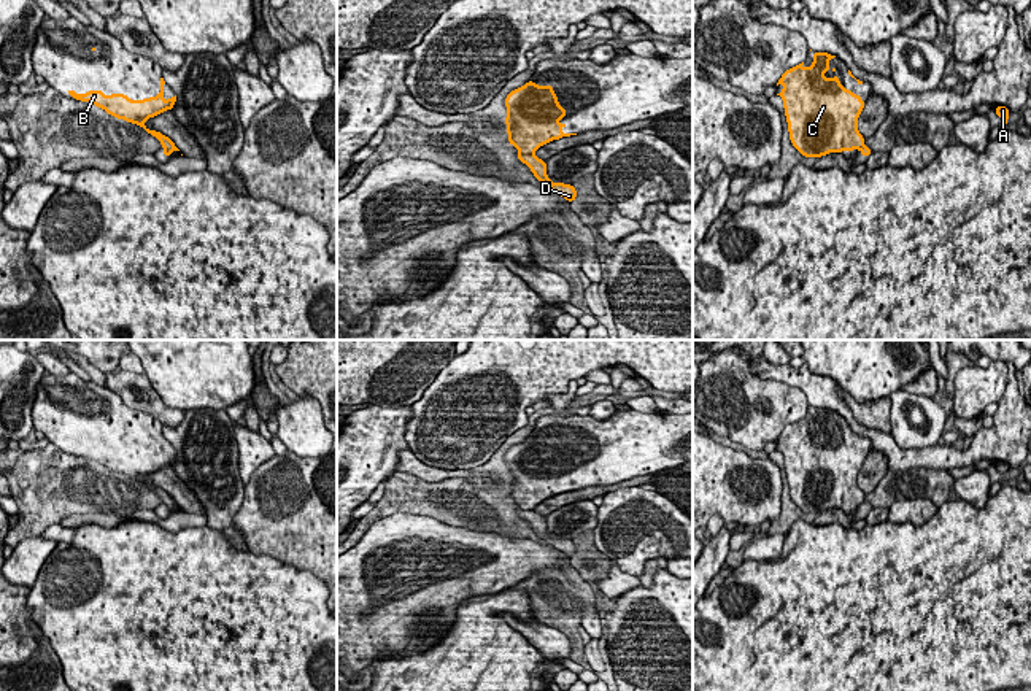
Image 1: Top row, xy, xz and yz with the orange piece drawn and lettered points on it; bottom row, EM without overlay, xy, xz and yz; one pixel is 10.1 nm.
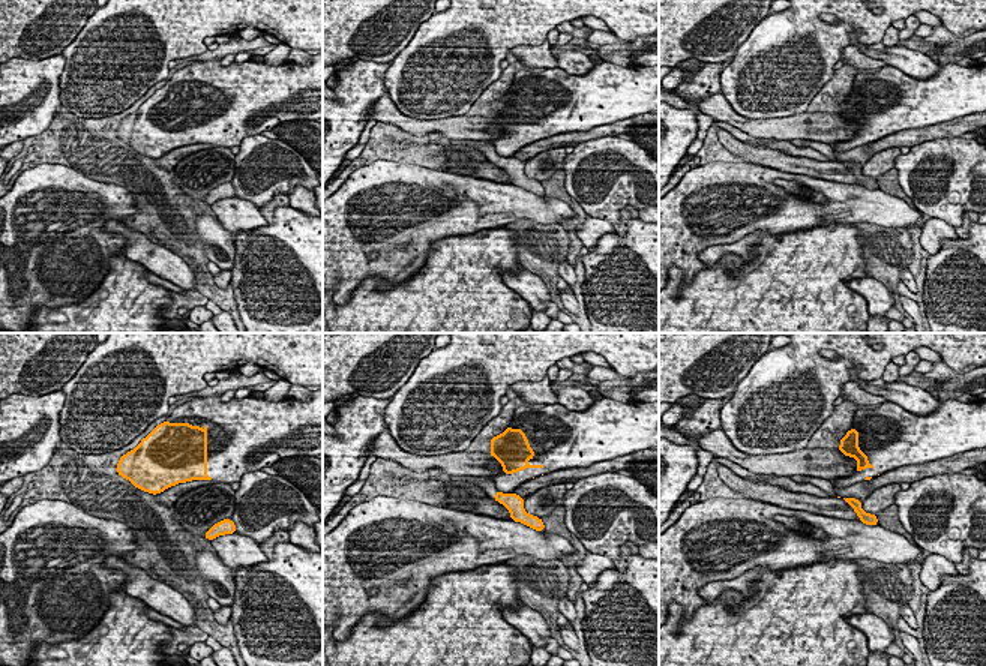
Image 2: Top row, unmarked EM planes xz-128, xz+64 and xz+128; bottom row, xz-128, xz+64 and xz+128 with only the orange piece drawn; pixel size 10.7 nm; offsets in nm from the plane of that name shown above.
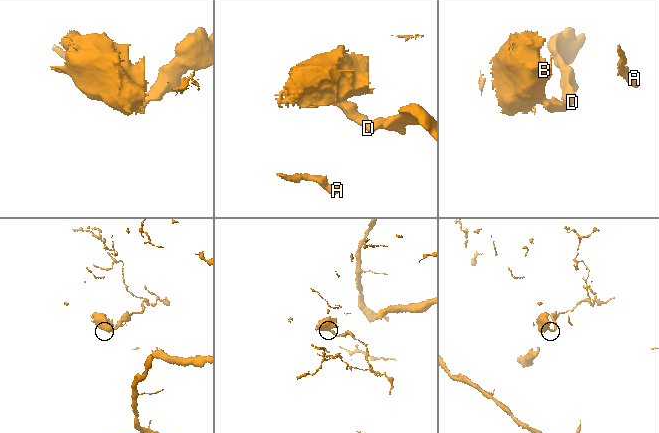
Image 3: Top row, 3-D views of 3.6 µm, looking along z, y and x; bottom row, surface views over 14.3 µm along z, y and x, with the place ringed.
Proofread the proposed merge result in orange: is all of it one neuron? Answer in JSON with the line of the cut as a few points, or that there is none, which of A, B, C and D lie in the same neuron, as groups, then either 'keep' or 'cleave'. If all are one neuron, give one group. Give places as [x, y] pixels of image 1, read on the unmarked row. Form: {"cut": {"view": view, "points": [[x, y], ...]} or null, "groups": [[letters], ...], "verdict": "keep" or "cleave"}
{"cut": {"view": "xz", "points": [[520, 507], [532, 510]]}, "groups": [["A", "B", "C"], ["D"]], "verdict": "cleave"}

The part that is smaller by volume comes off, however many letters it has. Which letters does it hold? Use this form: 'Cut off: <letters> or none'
Cut off: D

